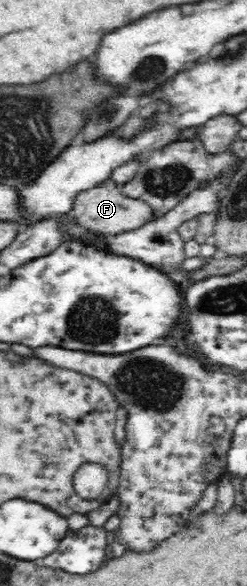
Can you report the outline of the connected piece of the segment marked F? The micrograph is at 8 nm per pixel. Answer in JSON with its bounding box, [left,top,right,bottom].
[69,177,156,233]

